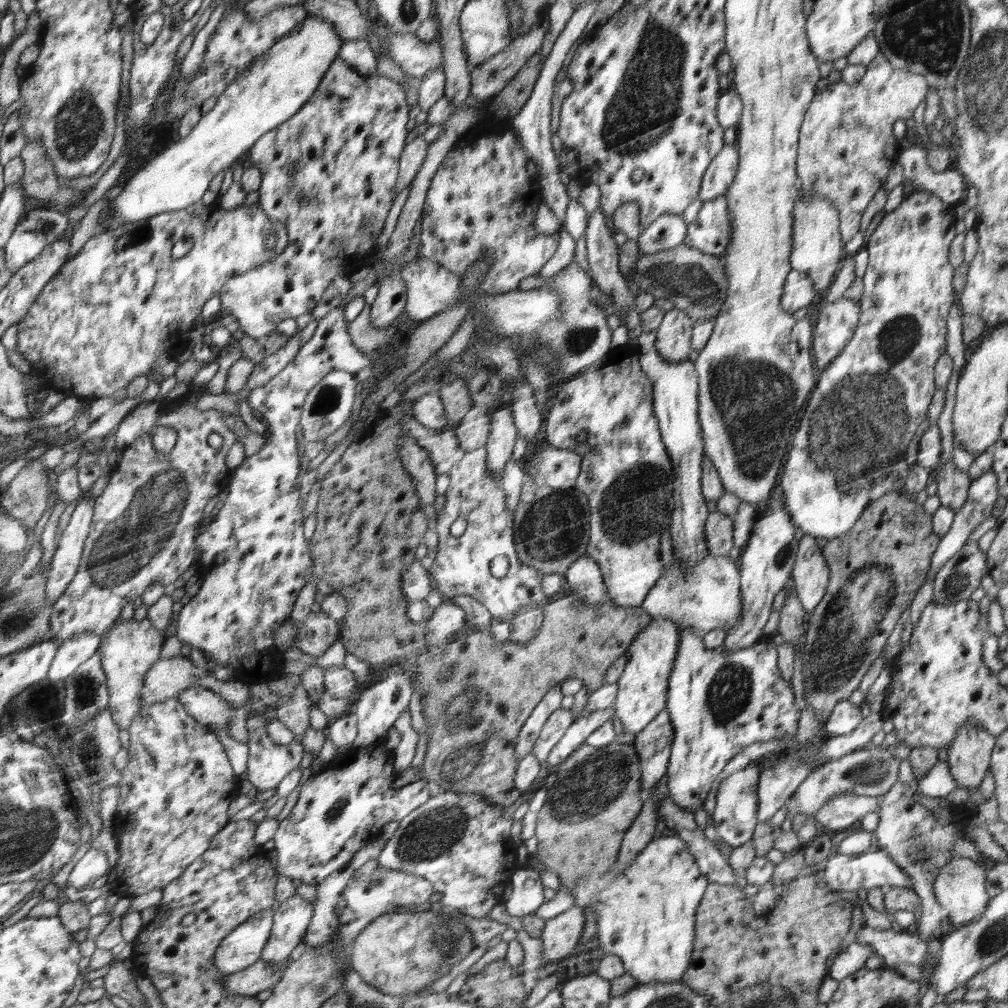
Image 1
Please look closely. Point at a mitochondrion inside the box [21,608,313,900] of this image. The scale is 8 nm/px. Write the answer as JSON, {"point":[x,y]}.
{"point":[85,691]}

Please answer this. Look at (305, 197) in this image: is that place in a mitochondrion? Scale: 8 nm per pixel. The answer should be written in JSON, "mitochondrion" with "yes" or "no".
{"mitochondrion":"yes"}

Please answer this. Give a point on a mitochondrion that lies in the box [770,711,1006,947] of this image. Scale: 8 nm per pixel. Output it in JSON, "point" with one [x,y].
{"point":[923,849]}

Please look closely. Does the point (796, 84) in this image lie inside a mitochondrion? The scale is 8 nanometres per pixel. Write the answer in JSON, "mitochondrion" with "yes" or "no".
{"mitochondrion":"yes"}

